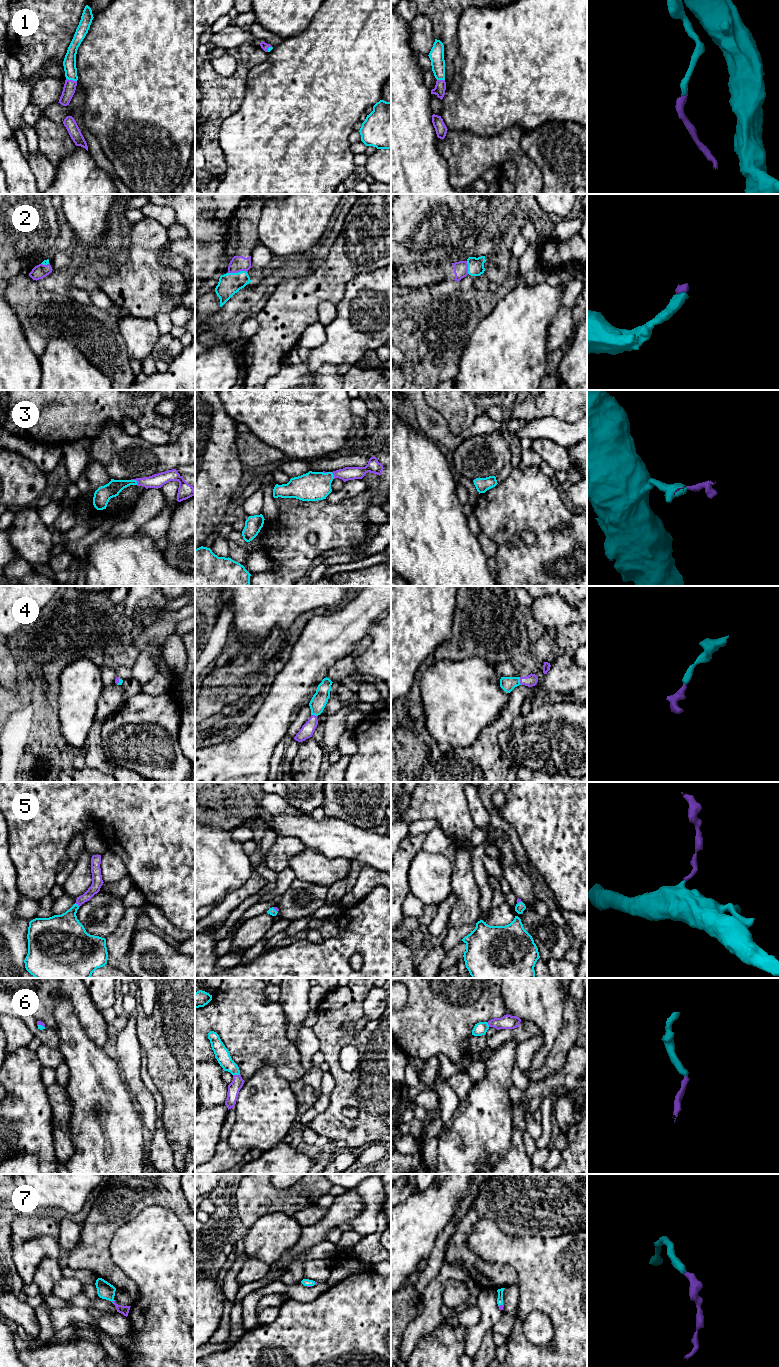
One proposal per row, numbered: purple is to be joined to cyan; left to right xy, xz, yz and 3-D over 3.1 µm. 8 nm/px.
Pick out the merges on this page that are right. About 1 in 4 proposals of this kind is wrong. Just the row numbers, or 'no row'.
1, 2, 3, 4, 5, 6, 7

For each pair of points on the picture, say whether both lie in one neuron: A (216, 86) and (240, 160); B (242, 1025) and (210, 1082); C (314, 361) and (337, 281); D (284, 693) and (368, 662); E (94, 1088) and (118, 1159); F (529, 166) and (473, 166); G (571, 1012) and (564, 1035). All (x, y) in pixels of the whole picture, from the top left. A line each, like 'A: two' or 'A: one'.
A: two
B: two
C: two
D: two
E: one
F: one
G: one

